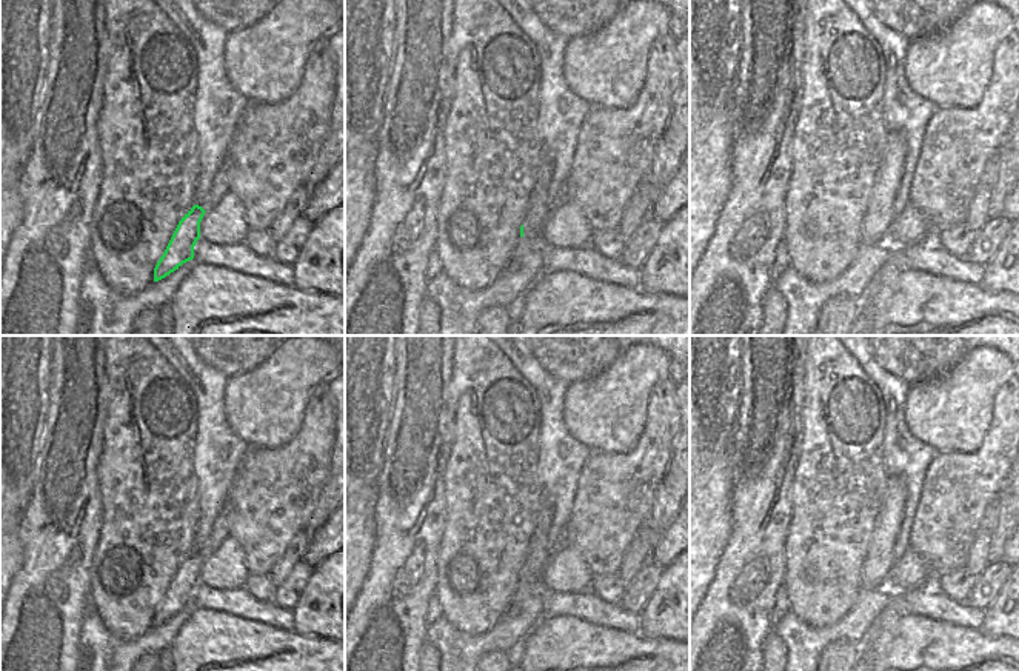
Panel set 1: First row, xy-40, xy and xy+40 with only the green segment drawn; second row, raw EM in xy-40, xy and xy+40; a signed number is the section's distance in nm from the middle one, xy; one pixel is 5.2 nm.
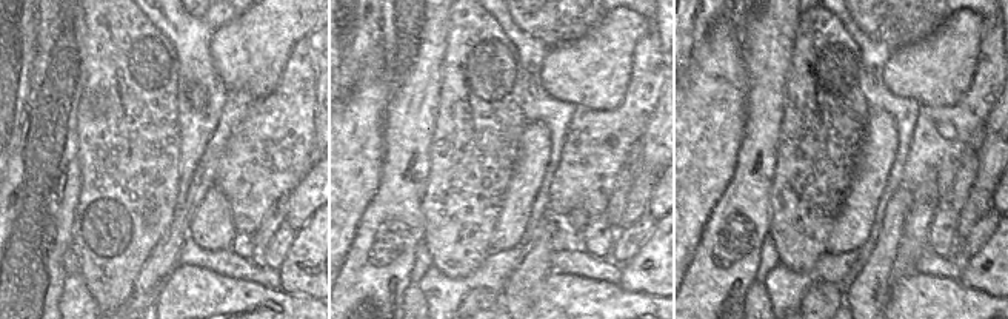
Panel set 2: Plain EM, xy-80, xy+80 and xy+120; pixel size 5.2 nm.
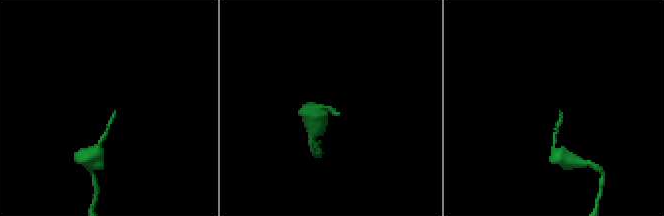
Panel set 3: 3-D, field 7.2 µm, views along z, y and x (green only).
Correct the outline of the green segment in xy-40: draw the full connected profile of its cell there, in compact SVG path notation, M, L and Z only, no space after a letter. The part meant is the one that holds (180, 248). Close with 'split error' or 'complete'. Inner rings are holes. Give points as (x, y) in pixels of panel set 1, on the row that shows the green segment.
M194 205L179 222L163 255L154 268L154 282L159 282L194 259L194 246L200 239L200 222L205 209Z; complete

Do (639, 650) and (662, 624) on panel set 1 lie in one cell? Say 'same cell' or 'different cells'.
different cells

